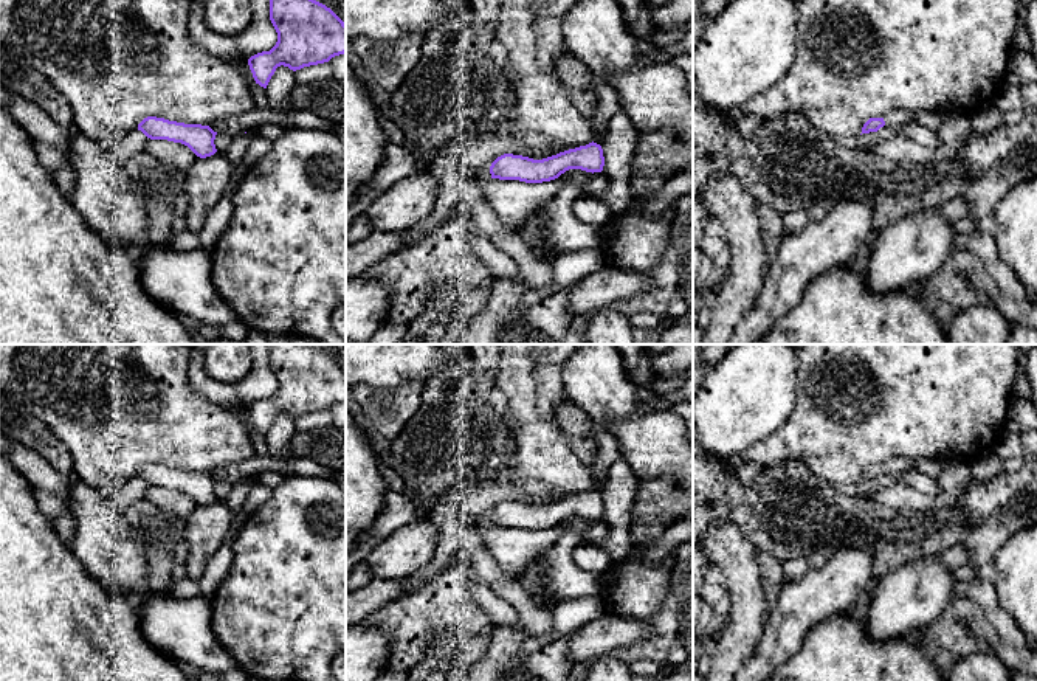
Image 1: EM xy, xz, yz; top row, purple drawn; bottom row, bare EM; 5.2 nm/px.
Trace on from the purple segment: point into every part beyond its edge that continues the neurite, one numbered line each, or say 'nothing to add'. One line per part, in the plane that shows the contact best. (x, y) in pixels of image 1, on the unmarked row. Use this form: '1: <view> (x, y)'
nothing to add

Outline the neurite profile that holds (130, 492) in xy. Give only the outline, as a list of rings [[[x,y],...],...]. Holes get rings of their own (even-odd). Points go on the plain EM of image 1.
[[[133,478],[118,487],[113,500],[119,510],[126,512],[133,503],[143,500],[147,484],[141,478]]]

